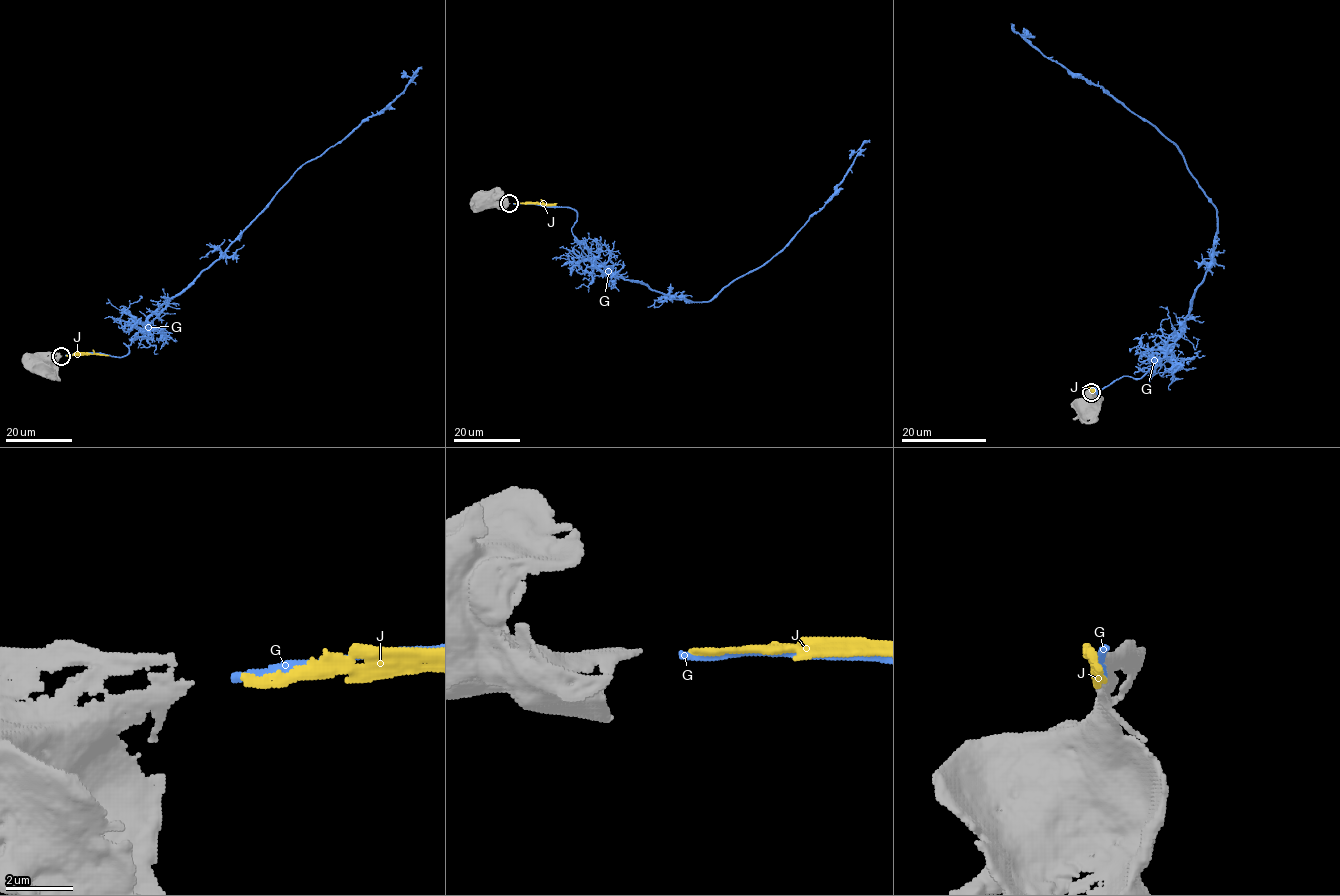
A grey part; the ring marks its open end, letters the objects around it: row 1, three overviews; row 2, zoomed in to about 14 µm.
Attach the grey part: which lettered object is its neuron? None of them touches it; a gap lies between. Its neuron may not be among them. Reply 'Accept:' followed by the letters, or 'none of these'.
Accept: J

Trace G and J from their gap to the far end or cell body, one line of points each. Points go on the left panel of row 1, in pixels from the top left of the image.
G: (65, 355), (124, 357), (124, 343), (217, 260), (298, 169), (383, 110), (421, 67)
J: (66, 355), (108, 356)

